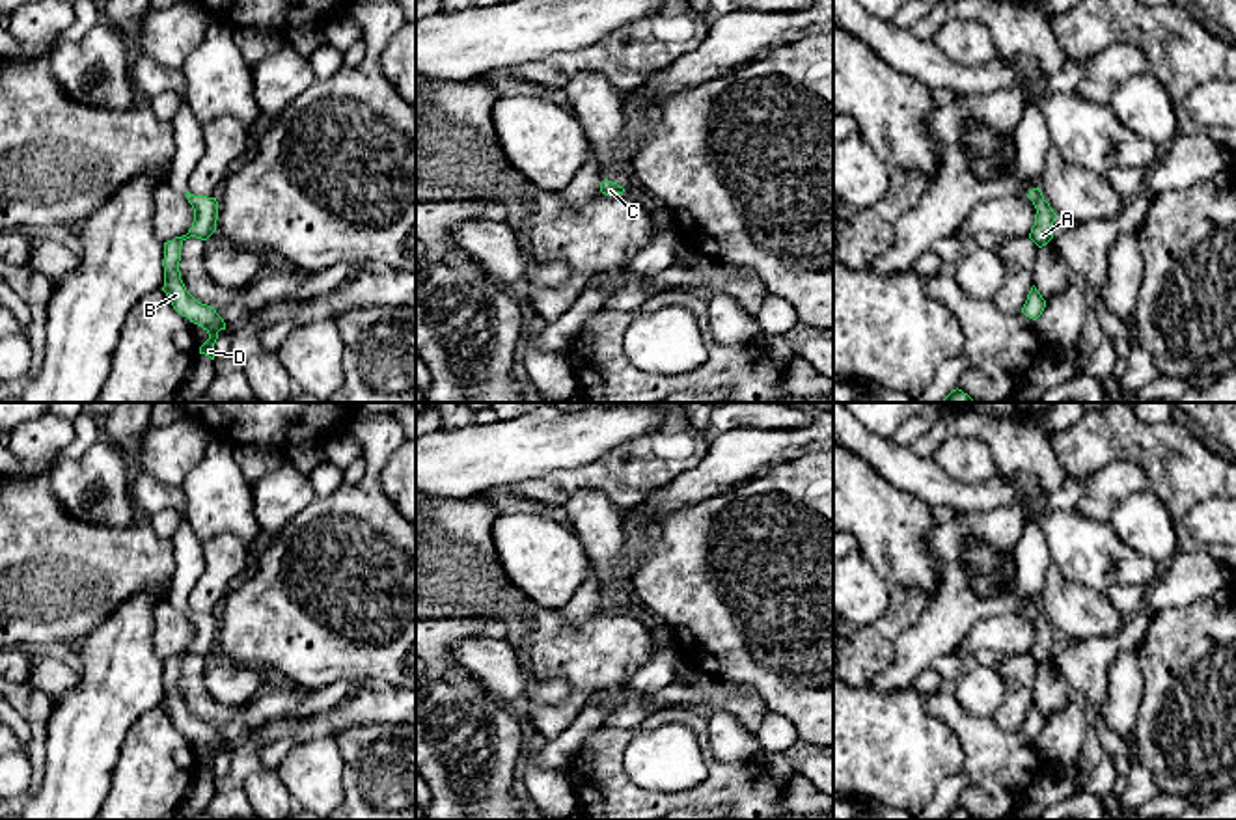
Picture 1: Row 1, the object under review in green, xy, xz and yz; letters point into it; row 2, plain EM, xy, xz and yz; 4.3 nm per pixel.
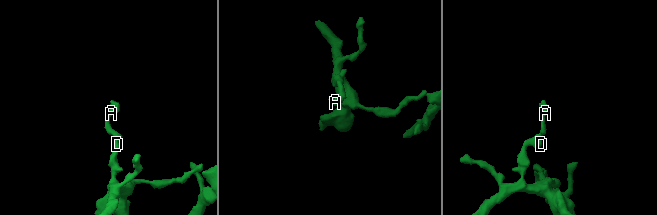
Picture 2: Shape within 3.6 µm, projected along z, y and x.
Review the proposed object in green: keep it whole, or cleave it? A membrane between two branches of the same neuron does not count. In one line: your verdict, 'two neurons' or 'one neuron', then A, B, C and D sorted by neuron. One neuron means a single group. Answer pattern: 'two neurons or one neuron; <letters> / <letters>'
one neuron; A B C D

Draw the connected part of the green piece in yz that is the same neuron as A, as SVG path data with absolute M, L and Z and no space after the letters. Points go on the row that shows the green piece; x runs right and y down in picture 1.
M1040 188L1029 190L1027 198L1033 201L1037 214L1035 214L1035 226L1031 227L1029 239L1038 246L1046 246L1051 239L1051 227L1057 218L1050 203L1044 199Z

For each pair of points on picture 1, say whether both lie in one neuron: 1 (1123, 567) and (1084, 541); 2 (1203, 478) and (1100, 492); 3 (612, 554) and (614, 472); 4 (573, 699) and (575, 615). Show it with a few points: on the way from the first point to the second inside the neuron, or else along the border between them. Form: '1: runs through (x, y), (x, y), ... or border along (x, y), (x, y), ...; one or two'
1: runs through (1117, 558), (1095, 552); one
2: border along (1108, 464), (1134, 461), (1149, 487); two
3: border along (571, 494), (580, 489), (599, 489), (623, 513); two
4: border along (601, 610), (576, 623), (567, 623), (558, 612); two

